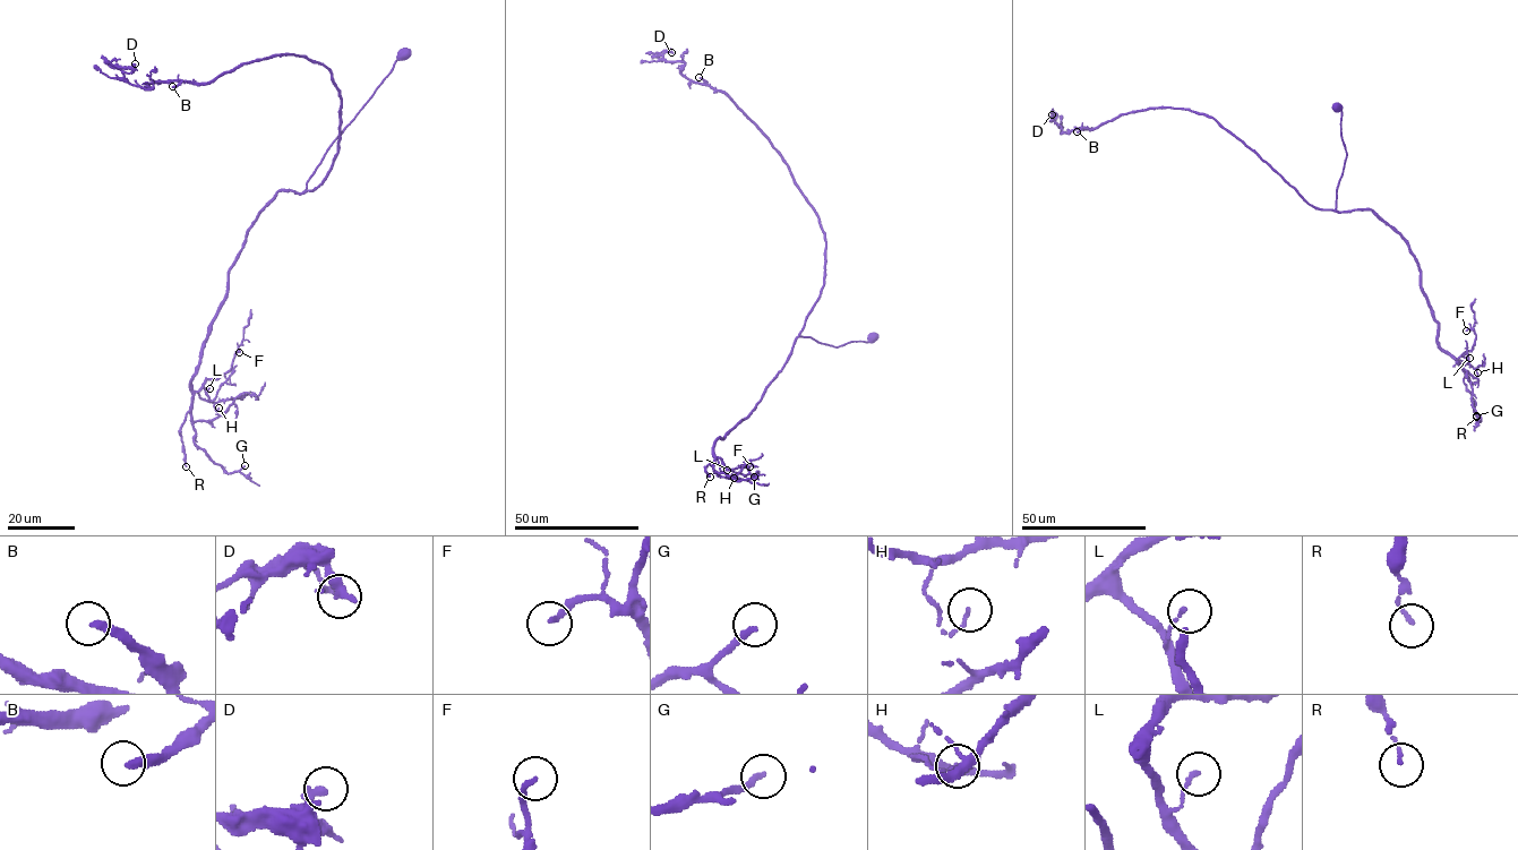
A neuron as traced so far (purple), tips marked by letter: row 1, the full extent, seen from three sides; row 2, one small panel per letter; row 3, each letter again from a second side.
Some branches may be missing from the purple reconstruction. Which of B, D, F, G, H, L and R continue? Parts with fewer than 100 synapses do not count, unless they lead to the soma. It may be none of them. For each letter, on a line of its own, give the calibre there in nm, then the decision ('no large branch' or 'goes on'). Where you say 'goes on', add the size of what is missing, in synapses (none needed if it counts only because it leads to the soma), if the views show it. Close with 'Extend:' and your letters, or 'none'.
B: 280 nm thick; goes on; about 130 synapses
D: 260 nm thick; no large branch
F: 200 nm thick; no large branch
G: 200 nm thick; no large branch
H: 100 nm thick; no large branch
L: 130 nm thick; no large branch
R: 110 nm thick; no large branch
Extend: B

